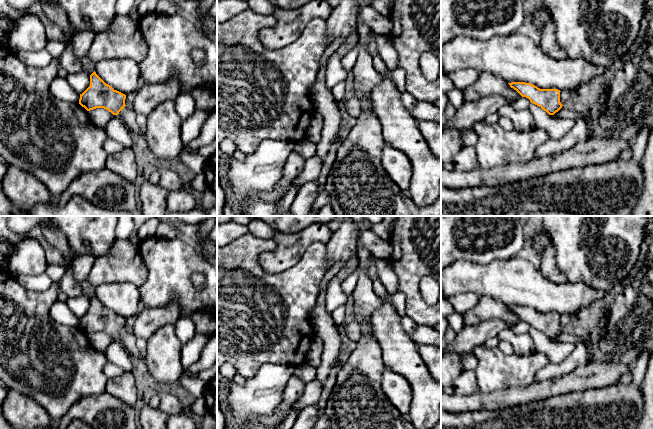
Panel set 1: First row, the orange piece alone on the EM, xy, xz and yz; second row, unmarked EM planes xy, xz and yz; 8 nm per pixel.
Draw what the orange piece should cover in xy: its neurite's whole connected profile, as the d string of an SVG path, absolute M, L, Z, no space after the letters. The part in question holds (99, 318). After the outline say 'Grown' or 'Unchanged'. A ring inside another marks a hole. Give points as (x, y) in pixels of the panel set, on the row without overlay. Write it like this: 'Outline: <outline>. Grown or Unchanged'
Outline: M94 295L90 299L90 310L80 318L79 328L87 335L104 332L113 339L118 339L134 361L138 359L144 360L144 355L136 347L137 338L132 331L125 329L125 323L125 318L114 314Z. Grown

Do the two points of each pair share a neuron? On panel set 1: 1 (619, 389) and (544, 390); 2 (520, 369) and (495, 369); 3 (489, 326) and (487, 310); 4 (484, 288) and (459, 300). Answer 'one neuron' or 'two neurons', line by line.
1: two neurons
2: one neuron
3: two neurons
4: two neurons

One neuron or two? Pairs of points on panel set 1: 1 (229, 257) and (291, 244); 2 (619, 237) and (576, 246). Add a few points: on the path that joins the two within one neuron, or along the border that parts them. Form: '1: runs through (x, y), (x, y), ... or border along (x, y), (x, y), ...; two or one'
1: border along (273, 238), (276, 248), (260, 256), (261, 265); two
2: runs through (608, 237), (596, 236), (587, 245); one

